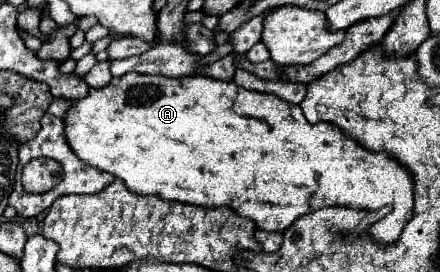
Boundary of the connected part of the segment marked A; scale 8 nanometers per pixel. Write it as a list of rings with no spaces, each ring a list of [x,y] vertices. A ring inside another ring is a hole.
[[[129,72],[121,78],[113,78],[109,86],[101,90],[89,90],[89,96],[83,100],[75,100],[71,110],[65,116],[65,130],[67,130],[67,142],[71,150],[77,154],[79,160],[83,160],[87,166],[99,168],[103,172],[109,172],[125,182],[129,192],[139,194],[139,196],[159,196],[161,200],[175,200],[183,204],[193,204],[193,206],[227,206],[235,214],[251,218],[255,222],[255,228],[267,230],[267,232],[285,232],[297,218],[311,214],[319,208],[325,206],[347,206],[355,210],[379,210],[383,206],[391,206],[391,212],[371,224],[367,228],[367,234],[381,244],[395,244],[405,228],[405,224],[411,220],[411,174],[407,172],[405,166],[401,166],[395,158],[391,158],[385,152],[371,152],[363,148],[359,142],[353,138],[345,136],[341,128],[329,124],[329,122],[319,122],[319,124],[309,124],[297,104],[289,104],[275,94],[263,94],[263,92],[251,92],[235,82],[221,82],[213,80],[207,76],[183,76],[183,78],[167,78],[167,76],[145,76],[139,72]]]

